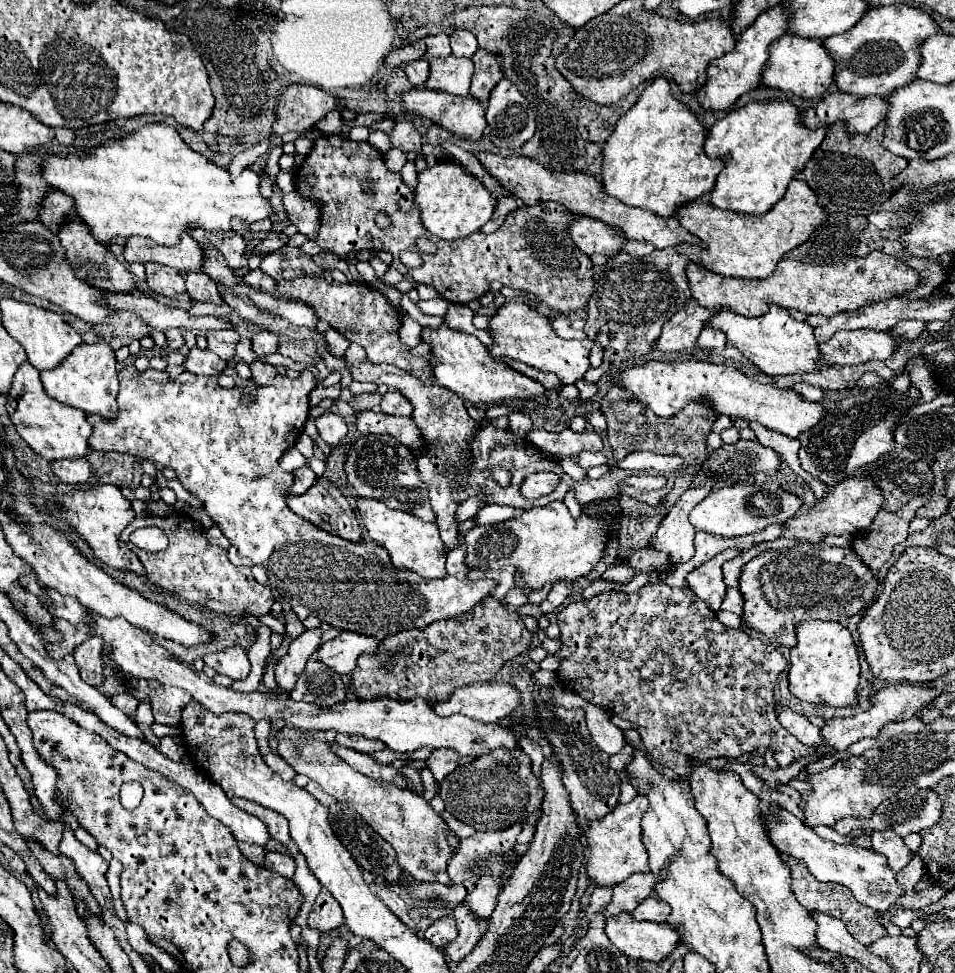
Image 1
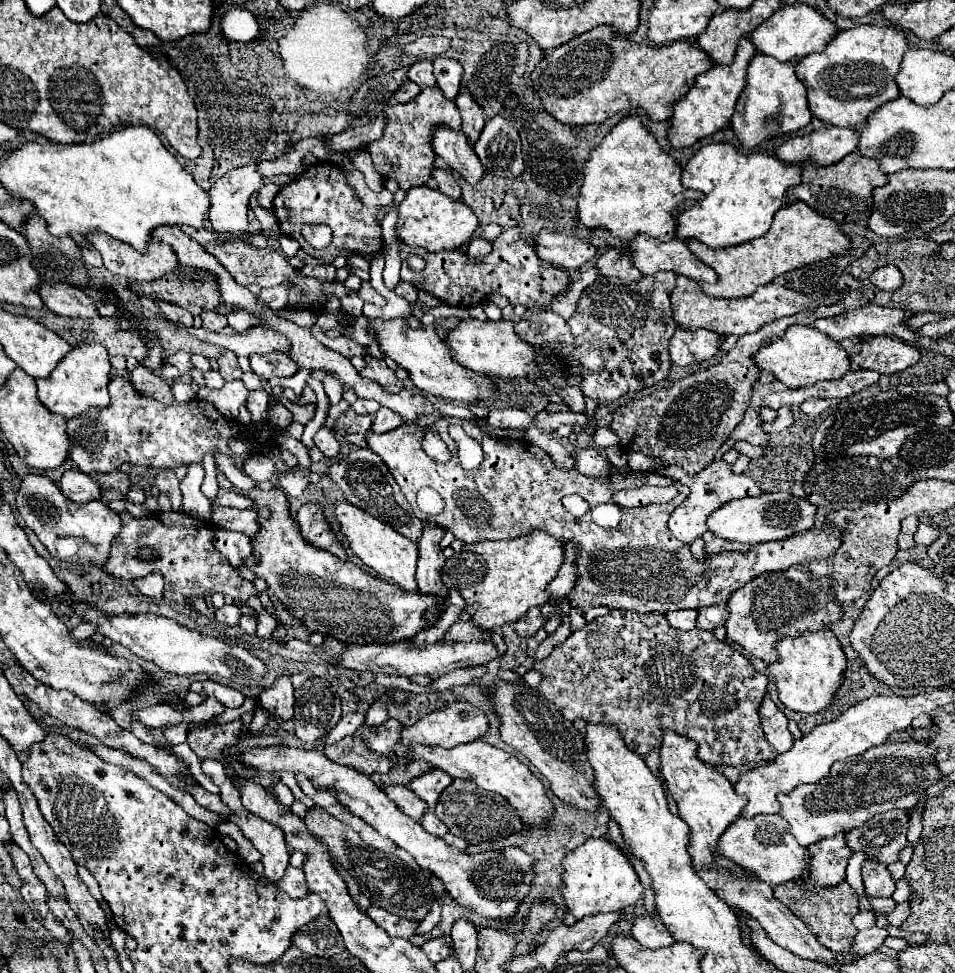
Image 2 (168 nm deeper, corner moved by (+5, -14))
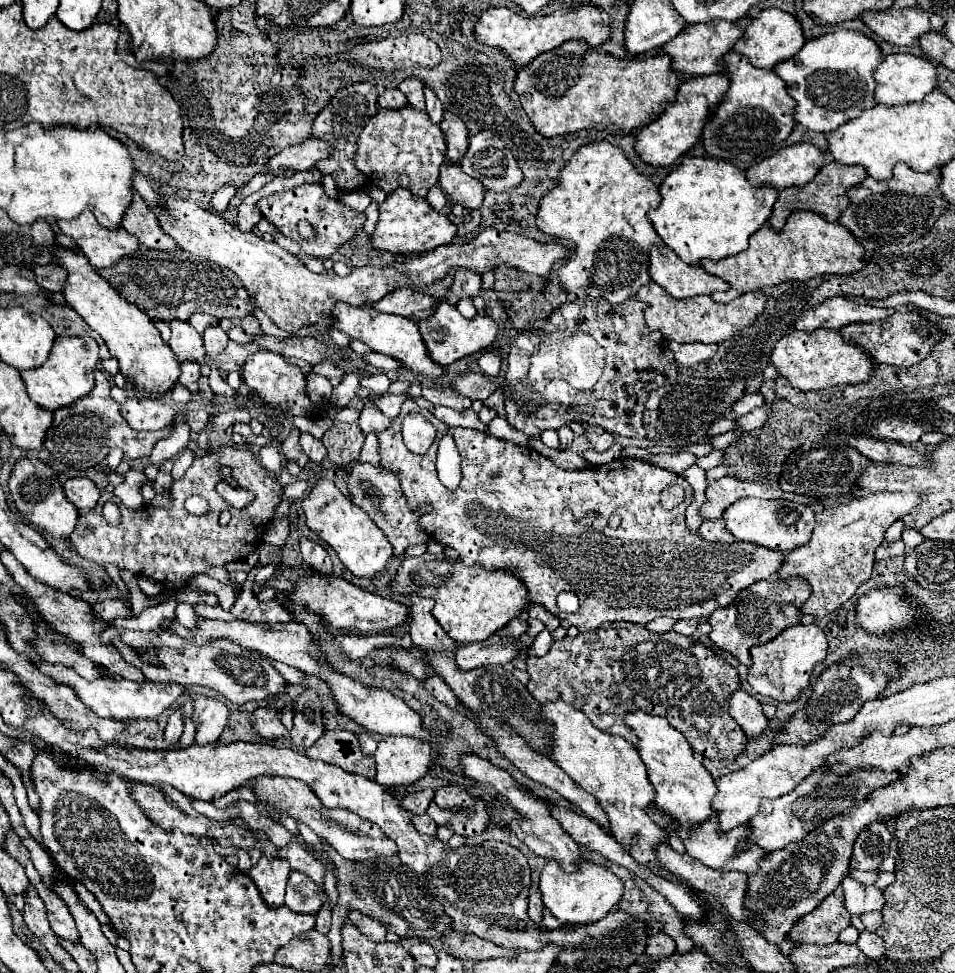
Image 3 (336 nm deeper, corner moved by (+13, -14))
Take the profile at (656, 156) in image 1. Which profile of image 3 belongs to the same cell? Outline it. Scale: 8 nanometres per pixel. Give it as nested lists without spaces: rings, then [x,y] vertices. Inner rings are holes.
[[[605,141],[583,145],[569,163],[561,169],[557,187],[541,197],[537,209],[537,229],[549,237],[571,243],[569,259],[559,267],[559,281],[567,293],[573,293],[577,299],[605,299],[609,303],[621,303],[633,297],[641,285],[649,283],[649,249],[663,245],[661,237],[647,219],[647,209],[661,203],[659,189],[651,183],[649,177],[639,175],[625,153]]]

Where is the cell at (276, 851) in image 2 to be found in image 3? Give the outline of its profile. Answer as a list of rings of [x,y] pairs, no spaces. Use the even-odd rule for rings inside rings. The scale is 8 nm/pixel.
[[[265,857],[259,859],[255,867],[251,867],[249,877],[257,885],[261,899],[269,907],[283,907],[285,883],[289,879],[289,863],[283,859],[269,861]]]

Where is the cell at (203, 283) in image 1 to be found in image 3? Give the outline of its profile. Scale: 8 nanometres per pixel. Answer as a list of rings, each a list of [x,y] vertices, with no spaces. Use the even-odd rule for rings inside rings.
[[[213,325],[213,327],[205,329],[205,333],[203,333],[203,341],[205,341],[207,357],[215,357],[215,355],[219,355],[221,351],[225,351],[229,337],[225,335],[225,331],[223,331],[219,325]]]

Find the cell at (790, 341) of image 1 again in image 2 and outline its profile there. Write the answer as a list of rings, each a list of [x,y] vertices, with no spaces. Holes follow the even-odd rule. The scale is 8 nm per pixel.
[[[791,325],[787,327],[783,337],[777,337],[767,345],[763,345],[753,355],[753,363],[759,367],[759,371],[771,373],[777,381],[785,383],[789,389],[799,389],[799,387],[815,385],[819,381],[839,379],[851,367],[849,355],[837,341],[815,331],[813,327],[803,327],[803,325]]]

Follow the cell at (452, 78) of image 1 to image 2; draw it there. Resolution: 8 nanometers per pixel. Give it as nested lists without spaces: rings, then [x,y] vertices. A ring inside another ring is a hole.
[[[437,85],[421,89],[421,93],[411,103],[399,103],[389,107],[387,111],[389,125],[379,141],[373,141],[367,149],[373,157],[375,169],[389,179],[397,179],[399,187],[409,191],[411,187],[425,185],[431,177],[433,169],[433,149],[431,149],[431,133],[437,125],[445,123],[453,129],[461,129],[461,117],[455,105],[455,99],[445,99]]]

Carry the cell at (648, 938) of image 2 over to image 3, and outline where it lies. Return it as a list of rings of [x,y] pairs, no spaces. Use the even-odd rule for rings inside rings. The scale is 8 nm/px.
[[[659,933],[659,935],[651,935],[649,937],[649,945],[647,945],[647,955],[649,957],[667,957],[675,951],[675,941],[665,935],[665,933]]]

